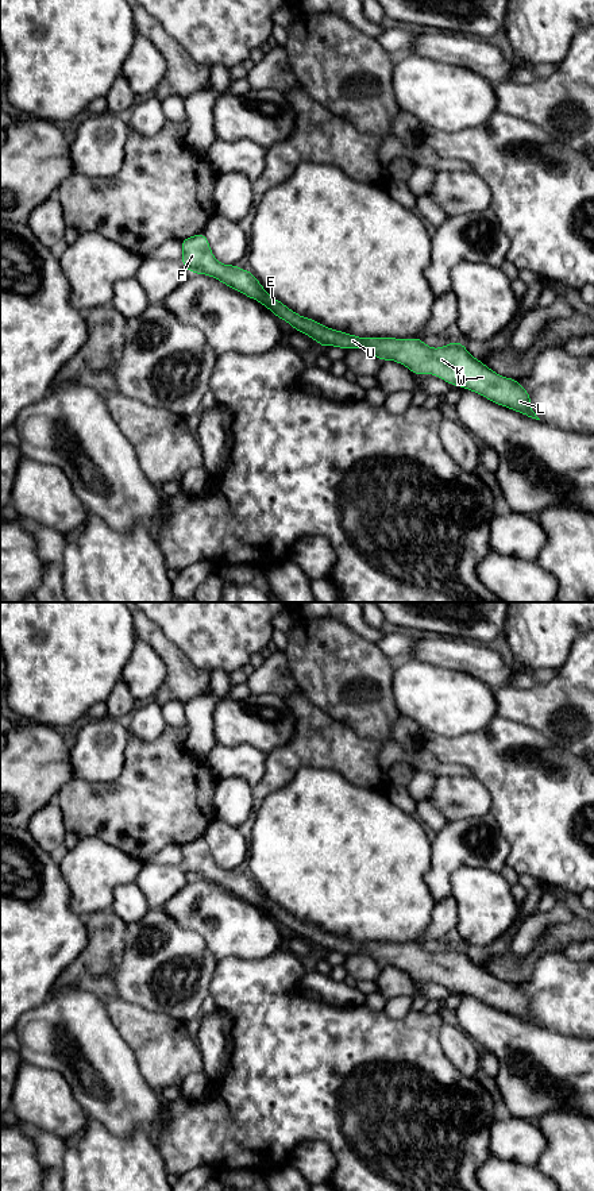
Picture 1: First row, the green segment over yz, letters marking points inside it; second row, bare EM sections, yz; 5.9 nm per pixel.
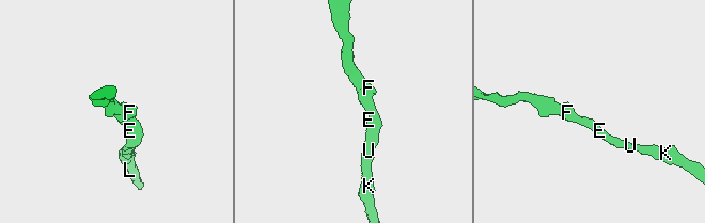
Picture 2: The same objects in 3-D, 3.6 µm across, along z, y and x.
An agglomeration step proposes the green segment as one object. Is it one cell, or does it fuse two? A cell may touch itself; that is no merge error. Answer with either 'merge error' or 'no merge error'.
no merge error

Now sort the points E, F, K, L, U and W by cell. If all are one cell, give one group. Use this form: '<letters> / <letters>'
E F K L U W

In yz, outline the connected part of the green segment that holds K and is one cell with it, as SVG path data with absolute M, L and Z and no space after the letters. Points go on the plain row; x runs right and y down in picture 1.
M202 837L181 845L181 852L181 867L189 878L209 880L256 905L279 925L288 926L296 936L308 940L321 952L363 953L374 959L381 967L392 964L406 971L416 980L437 980L454 991L464 992L494 1009L540 1025L531 1011L529 998L518 988L518 984L497 979L474 963L460 947L432 953L418 943L359 943L328 933L313 924L300 921L270 901L251 876L236 870L220 868L213 862L209 847Z

